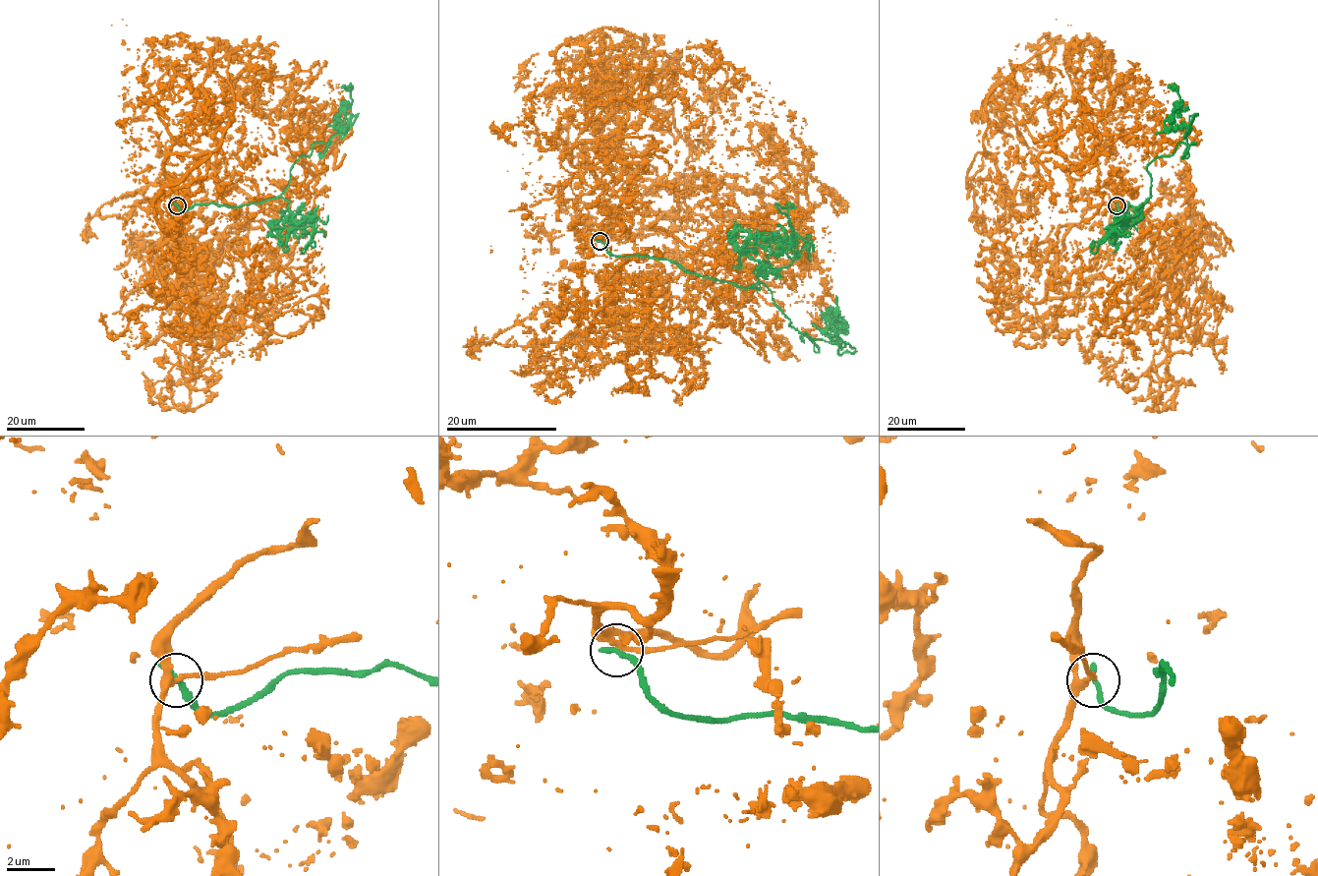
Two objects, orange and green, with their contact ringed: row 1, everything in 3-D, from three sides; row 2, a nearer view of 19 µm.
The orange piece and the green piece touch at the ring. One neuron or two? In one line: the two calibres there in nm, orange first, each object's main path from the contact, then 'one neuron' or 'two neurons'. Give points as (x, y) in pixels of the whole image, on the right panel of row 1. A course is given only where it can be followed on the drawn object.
calibres 240 and 280 nm; course orange (1117, 205), (1196, 255), (1070, 172), (1105, 74), (1071, 45), (1096, 127), (1142, 119), (1152, 153), (1160, 124); course green (1117, 205), (1126, 210), (1149, 198), (1147, 166), (1187, 144), (1189, 131), (1171, 125), (1182, 102), (1168, 87); two neurons

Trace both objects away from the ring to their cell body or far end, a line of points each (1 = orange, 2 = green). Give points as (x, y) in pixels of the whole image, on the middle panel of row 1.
1: (601, 240), (670, 352), (817, 205), (693, 173), (551, 242), (616, 301)
2: (601, 240), (612, 254), (763, 283), (812, 340), (834, 341), (822, 317), (845, 333), (831, 313)

